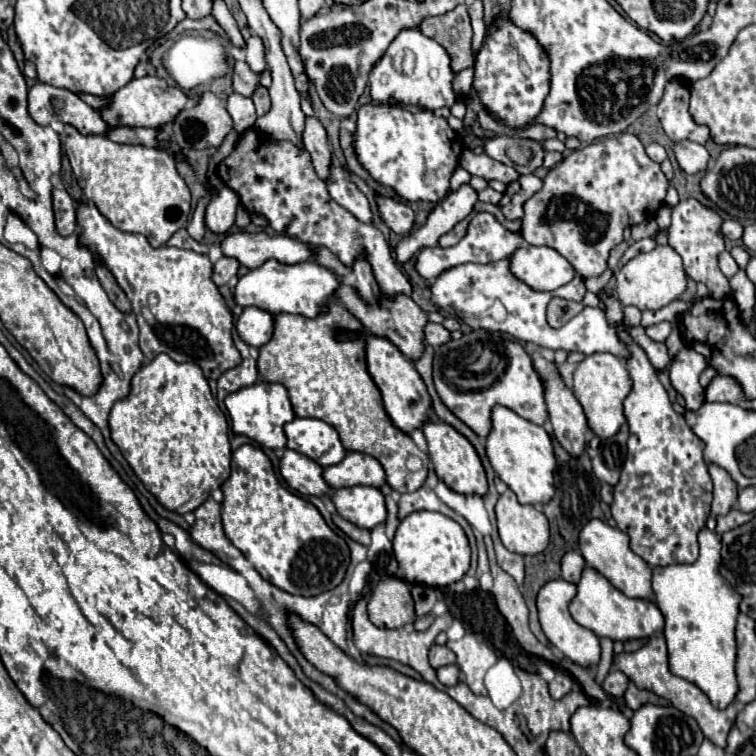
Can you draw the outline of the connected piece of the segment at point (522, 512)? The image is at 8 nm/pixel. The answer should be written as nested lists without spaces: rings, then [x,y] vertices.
[[[505,491],[497,505],[497,525],[503,545],[519,555],[537,555],[549,543],[547,517],[533,505],[521,505],[513,491]]]

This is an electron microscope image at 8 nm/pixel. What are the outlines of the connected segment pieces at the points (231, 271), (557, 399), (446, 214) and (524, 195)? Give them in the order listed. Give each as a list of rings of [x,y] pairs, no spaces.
[[[221,257],[215,265],[213,265],[213,281],[221,287],[225,283],[229,283],[237,271],[239,271],[239,261],[235,261],[233,257]]]
[[[535,353],[533,355],[533,365],[537,369],[537,373],[541,375],[543,383],[545,383],[545,399],[547,399],[547,407],[549,407],[549,419],[551,419],[551,425],[553,425],[553,437],[557,439],[557,443],[571,455],[571,457],[581,457],[585,451],[587,451],[587,435],[591,429],[589,429],[589,423],[587,423],[587,417],[579,405],[579,401],[575,399],[573,391],[565,385],[565,381],[561,379],[561,373],[557,371],[555,363],[545,359],[543,355]]]
[[[461,185],[457,191],[451,191],[443,201],[437,203],[427,223],[421,229],[417,229],[417,233],[411,233],[397,243],[395,261],[399,265],[407,263],[417,253],[417,249],[437,245],[441,235],[451,231],[455,223],[459,223],[471,213],[475,201],[477,201],[477,191],[471,185]]]
[[[521,175],[517,181],[507,185],[499,207],[507,219],[521,219],[523,217],[523,203],[533,197],[541,189],[541,179],[535,175]]]

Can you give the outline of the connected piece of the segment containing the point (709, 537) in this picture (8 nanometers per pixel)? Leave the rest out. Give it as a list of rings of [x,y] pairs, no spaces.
[[[707,527],[699,533],[699,557],[693,565],[669,565],[653,569],[653,591],[665,617],[665,641],[669,669],[673,675],[695,683],[717,709],[735,701],[735,625],[739,615],[739,593],[719,573],[721,541]]]

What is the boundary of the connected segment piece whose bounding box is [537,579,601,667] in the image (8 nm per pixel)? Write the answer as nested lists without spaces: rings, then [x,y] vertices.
[[[559,579],[559,581],[547,583],[537,595],[539,621],[541,621],[541,627],[543,627],[543,633],[547,635],[549,643],[553,647],[557,647],[573,663],[577,663],[581,667],[591,667],[591,665],[597,665],[599,659],[601,659],[601,645],[599,645],[599,637],[595,633],[591,633],[589,629],[581,627],[579,623],[575,623],[575,619],[569,613],[569,603],[573,601],[575,593],[577,593],[577,587],[569,581]]]

